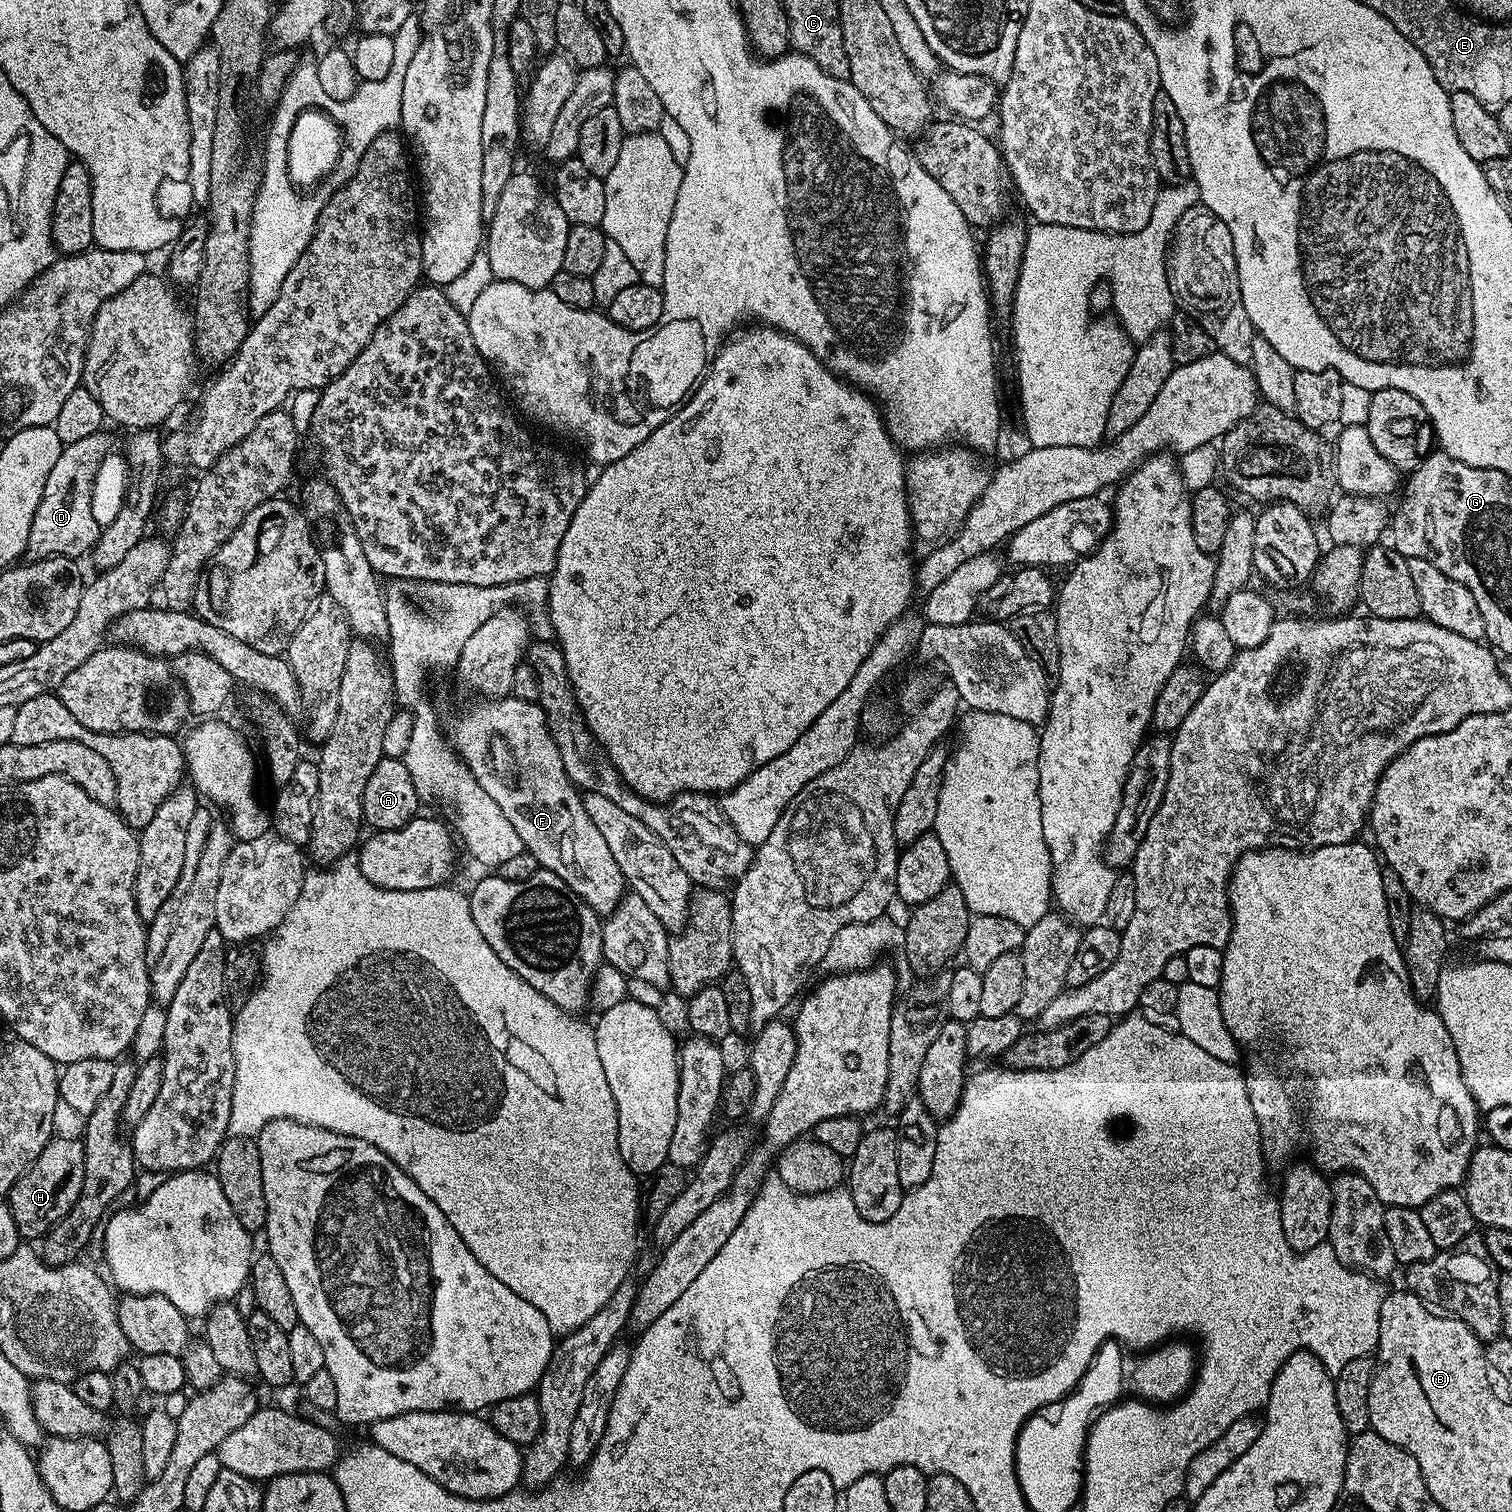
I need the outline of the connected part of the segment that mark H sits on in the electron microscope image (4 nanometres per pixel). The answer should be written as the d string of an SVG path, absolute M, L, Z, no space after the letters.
M53 1135L52 1141L49 1142L38 1154L38 1158L32 1163L32 1166L26 1169L14 1182L14 1186L8 1191L6 1203L14 1214L14 1222L18 1225L21 1237L28 1242L36 1242L44 1237L62 1219L68 1211L78 1202L82 1194L84 1185L84 1141L83 1139L75 1140L69 1136Z

